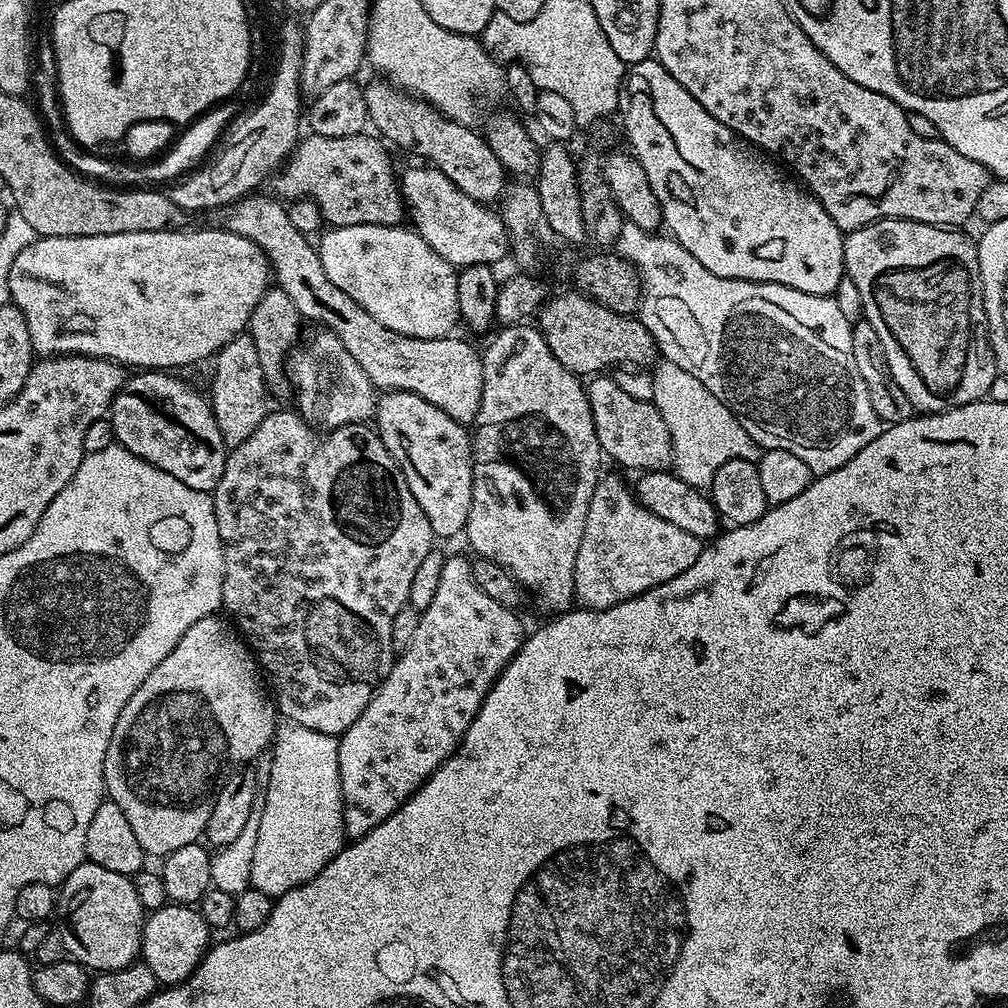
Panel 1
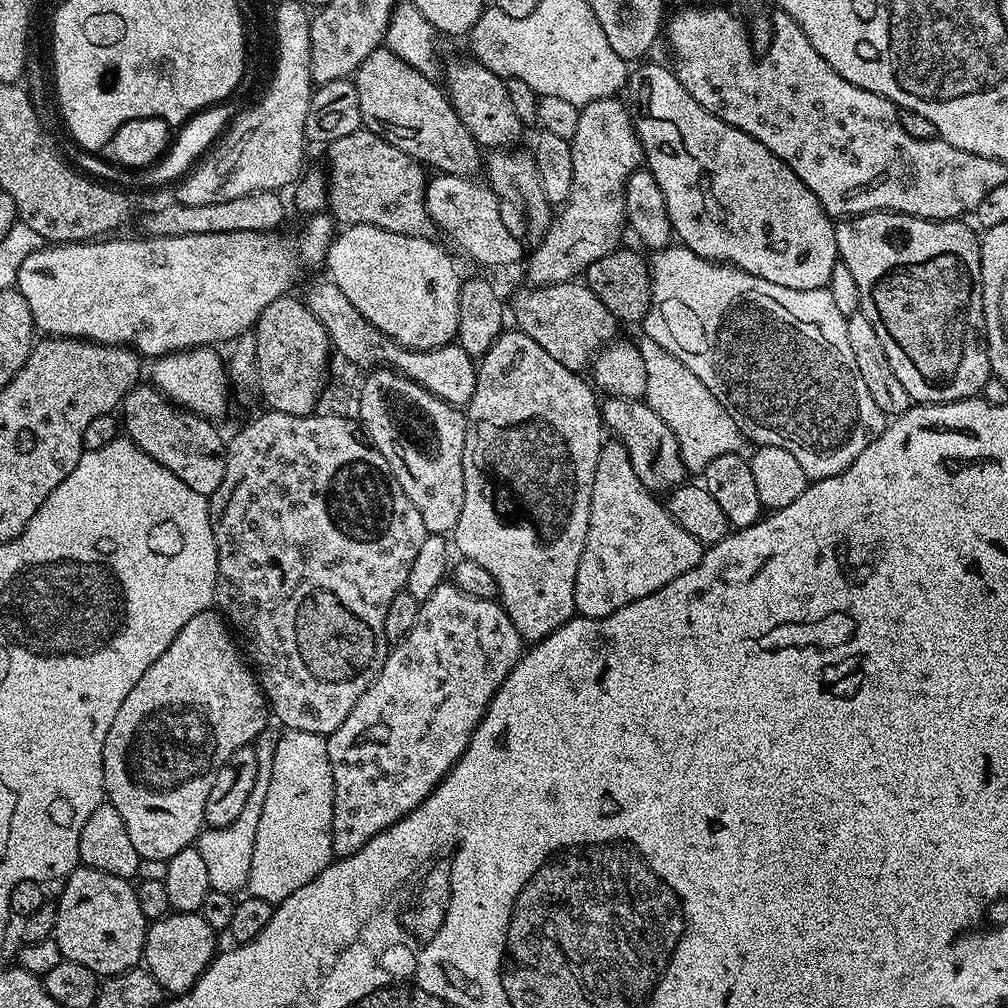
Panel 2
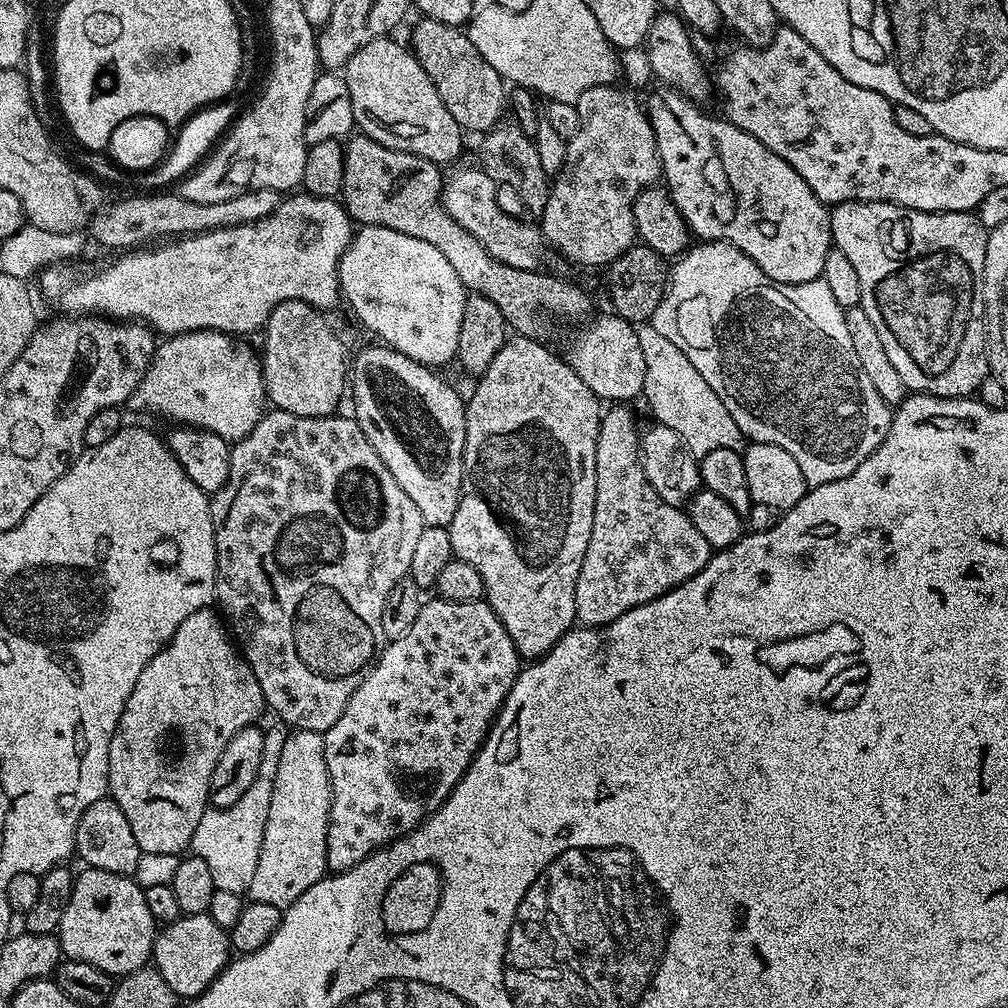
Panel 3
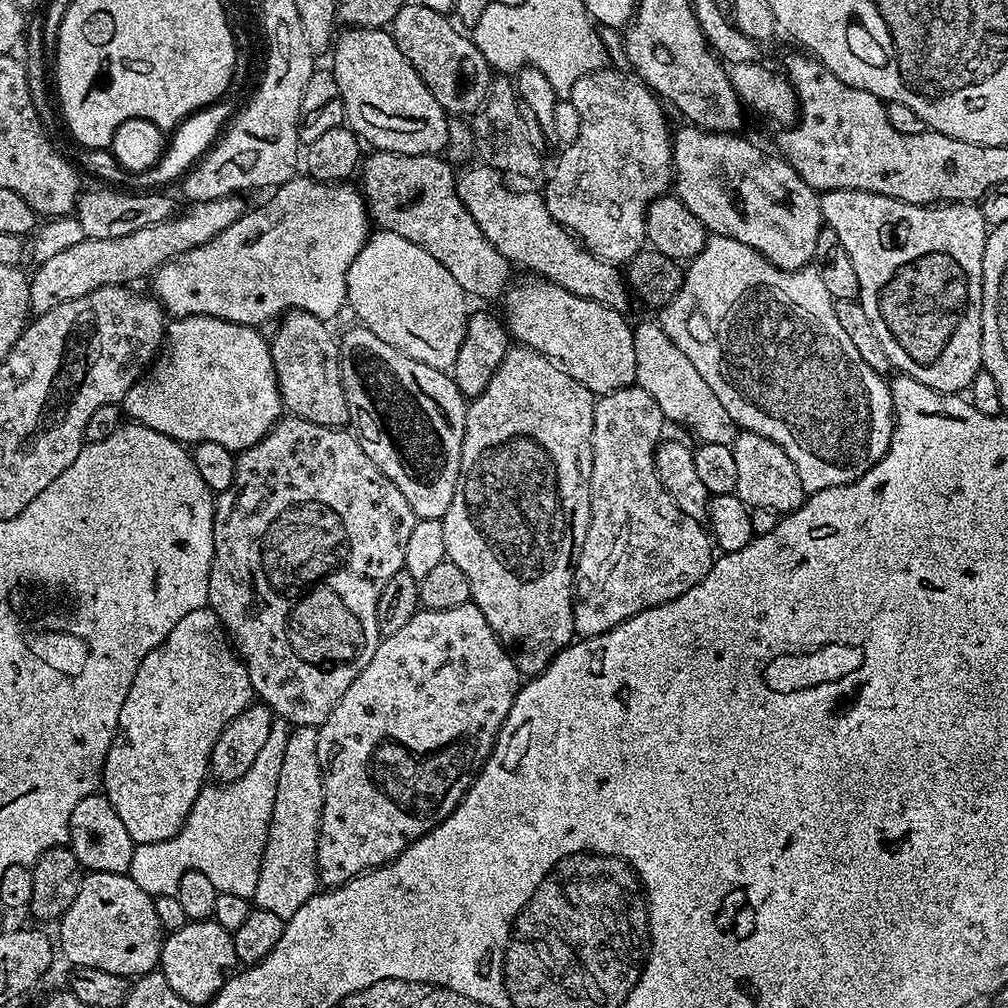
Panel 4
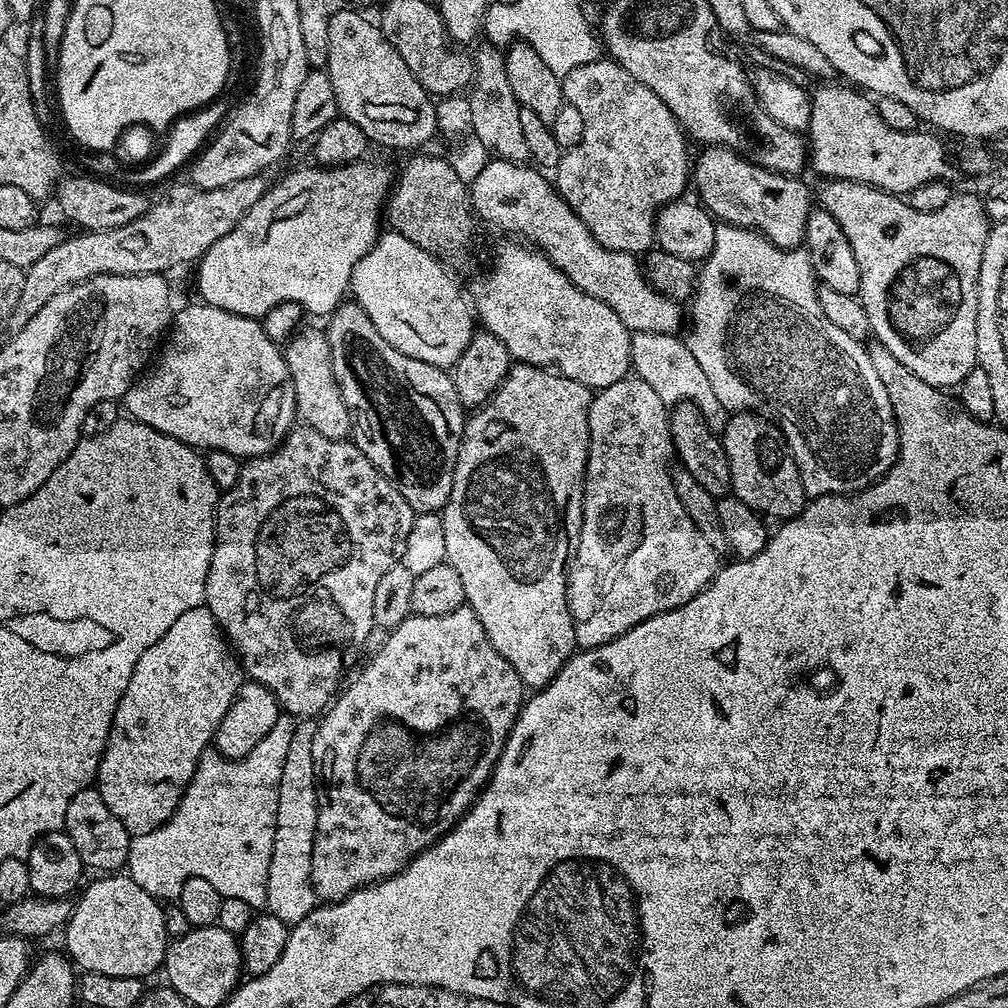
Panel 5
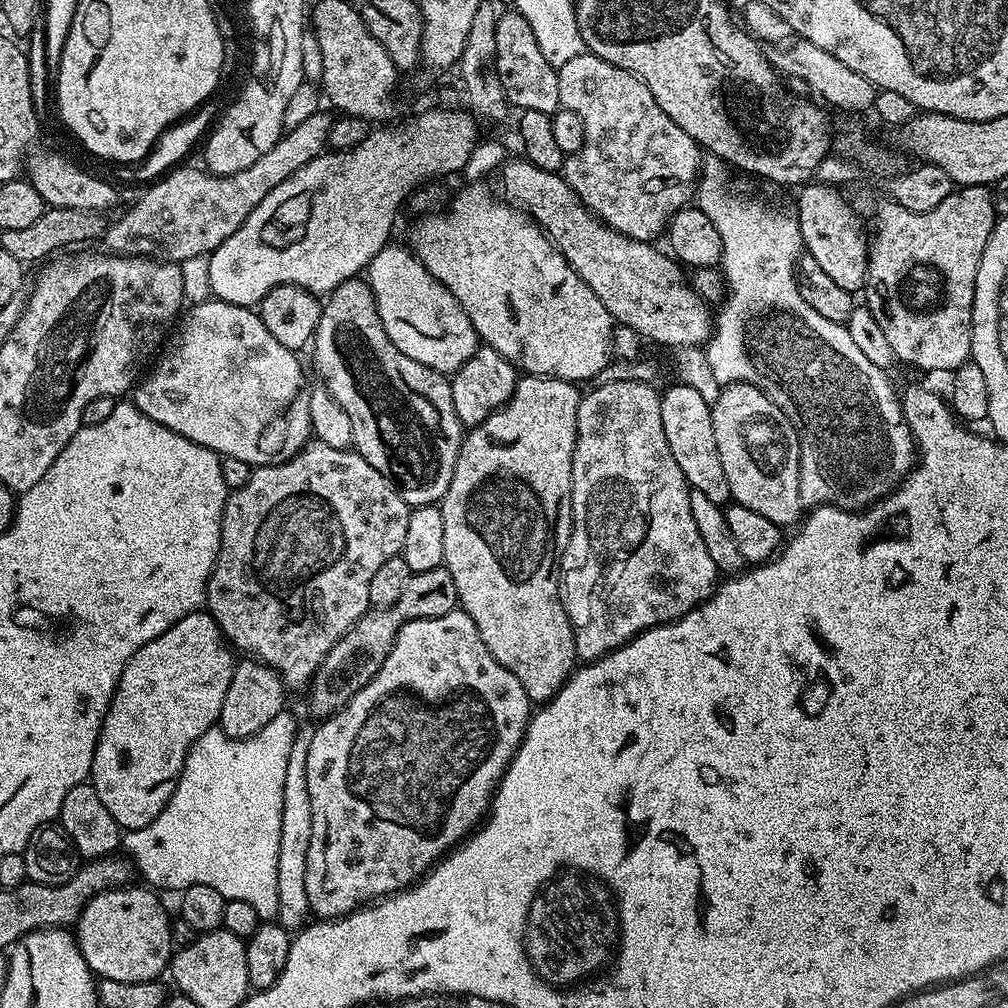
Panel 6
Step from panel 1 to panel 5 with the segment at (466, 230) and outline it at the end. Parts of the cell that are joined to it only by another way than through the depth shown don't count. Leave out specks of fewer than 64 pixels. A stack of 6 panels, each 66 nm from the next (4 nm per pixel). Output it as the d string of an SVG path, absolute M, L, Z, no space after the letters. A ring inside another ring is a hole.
M489 159L488 164L482 168L482 172L470 183L470 199L473 213L480 216L488 224L509 232L509 237L519 238L527 242L537 252L541 252L551 264L566 276L578 290L590 294L590 298L598 298L598 302L606 302L618 318L631 333L649 332L650 334L676 334L680 328L681 305L670 298L666 298L644 277L641 261L633 253L610 250L590 234L586 222L574 214L574 210L563 200L560 193L556 191L556 185L551 179L548 180L543 171L527 163L515 164L512 160Z

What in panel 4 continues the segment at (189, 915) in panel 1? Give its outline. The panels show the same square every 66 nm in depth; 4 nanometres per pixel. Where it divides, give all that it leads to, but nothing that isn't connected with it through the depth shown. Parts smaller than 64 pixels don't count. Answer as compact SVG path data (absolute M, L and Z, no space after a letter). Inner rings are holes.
M211 918L193 920L182 926L182 930L167 933L160 945L158 970L166 978L166 982L170 982L171 988L177 994L182 994L182 998L186 998L189 1006L207 1006L237 968L232 933L218 926L218 922Z

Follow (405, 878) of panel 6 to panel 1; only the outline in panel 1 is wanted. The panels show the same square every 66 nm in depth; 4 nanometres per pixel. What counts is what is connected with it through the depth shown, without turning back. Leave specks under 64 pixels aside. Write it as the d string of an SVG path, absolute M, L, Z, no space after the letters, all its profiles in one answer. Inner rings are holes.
M451 556L442 566L442 579L434 602L421 612L418 630L410 638L410 646L392 661L392 669L373 692L366 710L358 714L358 722L338 738L338 774L344 799L344 834L349 841L362 838L378 826L394 810L398 810L414 795L434 770L444 765L460 747L470 722L478 714L482 702L502 670L514 658L526 639L517 613L482 594L478 582L472 577L472 560L464 556Z

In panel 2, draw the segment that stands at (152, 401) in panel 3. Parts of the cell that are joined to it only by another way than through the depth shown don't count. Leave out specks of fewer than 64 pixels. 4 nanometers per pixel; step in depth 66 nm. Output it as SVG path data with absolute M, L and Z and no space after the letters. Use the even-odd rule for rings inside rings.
M215 347L187 348L181 352L168 352L164 356L155 357L151 361L152 377L150 383L153 388L160 391L160 395L171 400L173 404L187 408L189 412L205 416L207 420L220 422L220 419L228 412L228 392L230 396L230 385L228 382L228 370L223 355L219 356Z

